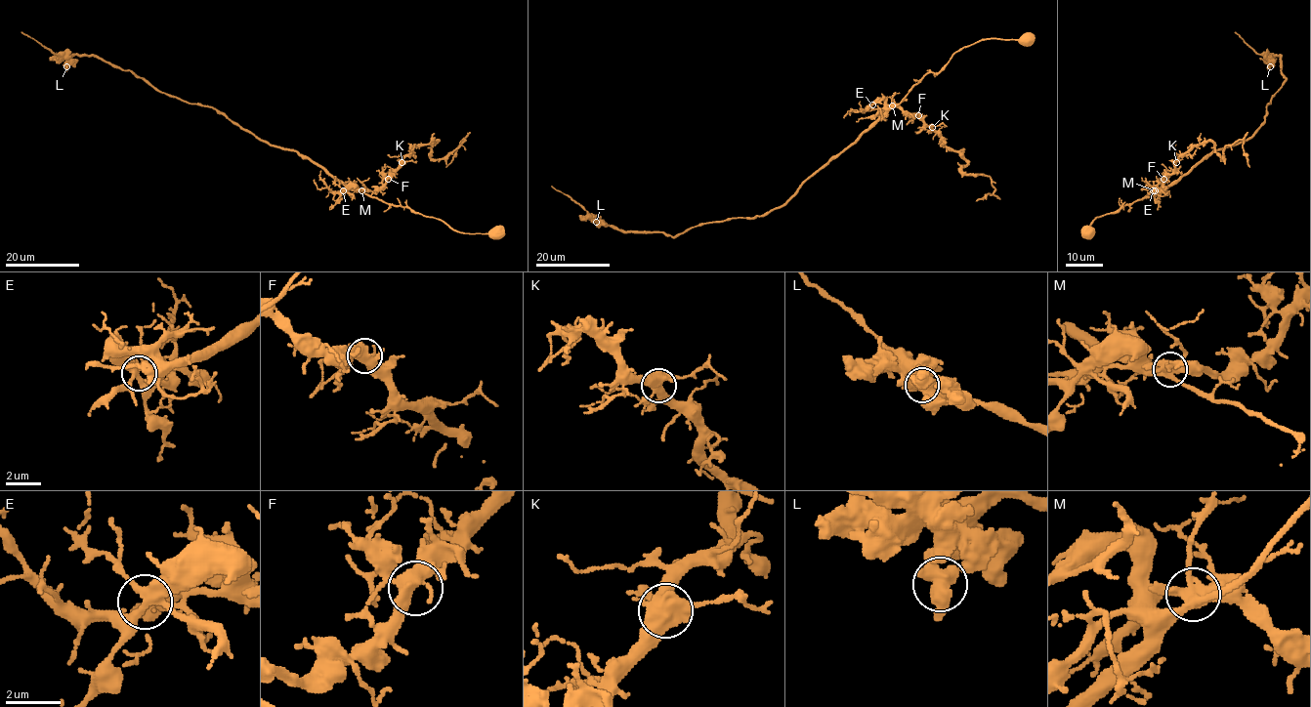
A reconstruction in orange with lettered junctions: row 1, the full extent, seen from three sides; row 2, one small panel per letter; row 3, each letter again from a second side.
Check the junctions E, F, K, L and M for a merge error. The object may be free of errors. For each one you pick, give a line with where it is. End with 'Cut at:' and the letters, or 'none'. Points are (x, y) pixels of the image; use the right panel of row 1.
M: at (1155, 190)
Cut at: M

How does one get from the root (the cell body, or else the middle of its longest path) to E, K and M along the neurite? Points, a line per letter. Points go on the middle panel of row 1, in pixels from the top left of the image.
E: (1028, 38), (978, 40), (956, 51), (937, 73), (928, 72), (898, 104), (886, 105), (883, 100), (872, 104)
K: (1028, 38), (983, 39), (959, 49), (937, 73), (928, 72), (893, 106), (915, 114), (932, 127)
M: (1028, 38), (983, 39), (959, 49), (937, 73), (928, 72), (898, 104), (892, 106)

